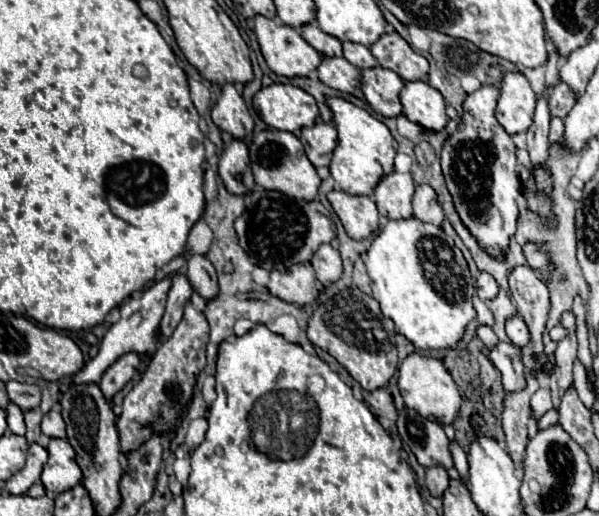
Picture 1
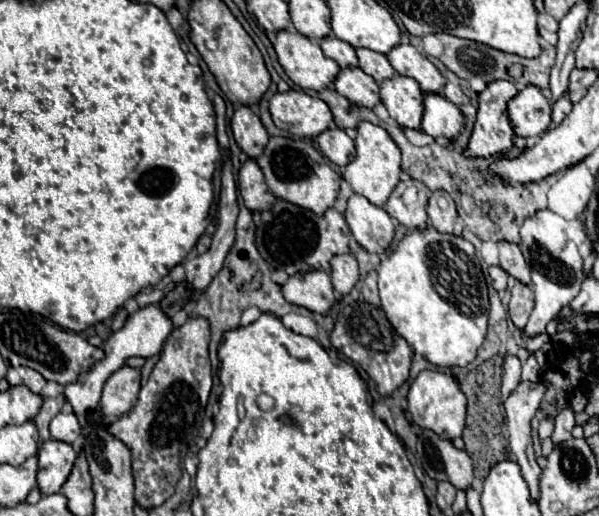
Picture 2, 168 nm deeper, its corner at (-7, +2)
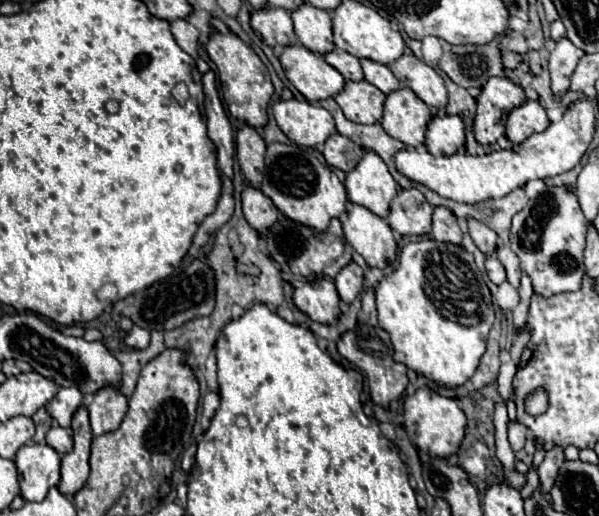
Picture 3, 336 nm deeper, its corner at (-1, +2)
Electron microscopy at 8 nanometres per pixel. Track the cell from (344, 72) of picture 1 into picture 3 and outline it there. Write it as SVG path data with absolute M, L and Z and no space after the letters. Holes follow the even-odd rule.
M347 80L345 88L335 96L335 100L343 114L359 124L375 124L383 116L385 94L367 80Z

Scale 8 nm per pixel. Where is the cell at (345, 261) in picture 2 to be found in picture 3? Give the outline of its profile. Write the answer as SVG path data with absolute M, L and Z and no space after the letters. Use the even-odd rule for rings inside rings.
M349 262L337 274L335 286L337 286L337 292L339 292L341 300L351 304L357 298L357 294L361 292L361 288L363 288L363 268L359 268L355 262Z

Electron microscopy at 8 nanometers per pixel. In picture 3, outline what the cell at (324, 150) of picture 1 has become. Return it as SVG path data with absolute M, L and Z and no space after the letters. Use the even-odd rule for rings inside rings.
M331 134L323 144L323 156L327 164L343 172L351 172L357 166L361 154L363 148L341 134Z

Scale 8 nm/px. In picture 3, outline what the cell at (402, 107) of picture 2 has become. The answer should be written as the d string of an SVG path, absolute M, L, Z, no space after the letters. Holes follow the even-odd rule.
M399 88L389 92L383 106L381 126L391 138L401 140L405 146L417 148L425 142L425 126L431 118L431 110L411 92L411 88Z

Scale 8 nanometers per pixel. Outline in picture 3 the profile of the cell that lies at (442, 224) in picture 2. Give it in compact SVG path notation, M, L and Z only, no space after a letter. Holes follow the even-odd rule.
M435 206L433 210L433 238L439 242L451 242L461 244L461 228L457 222L457 216L443 206Z

